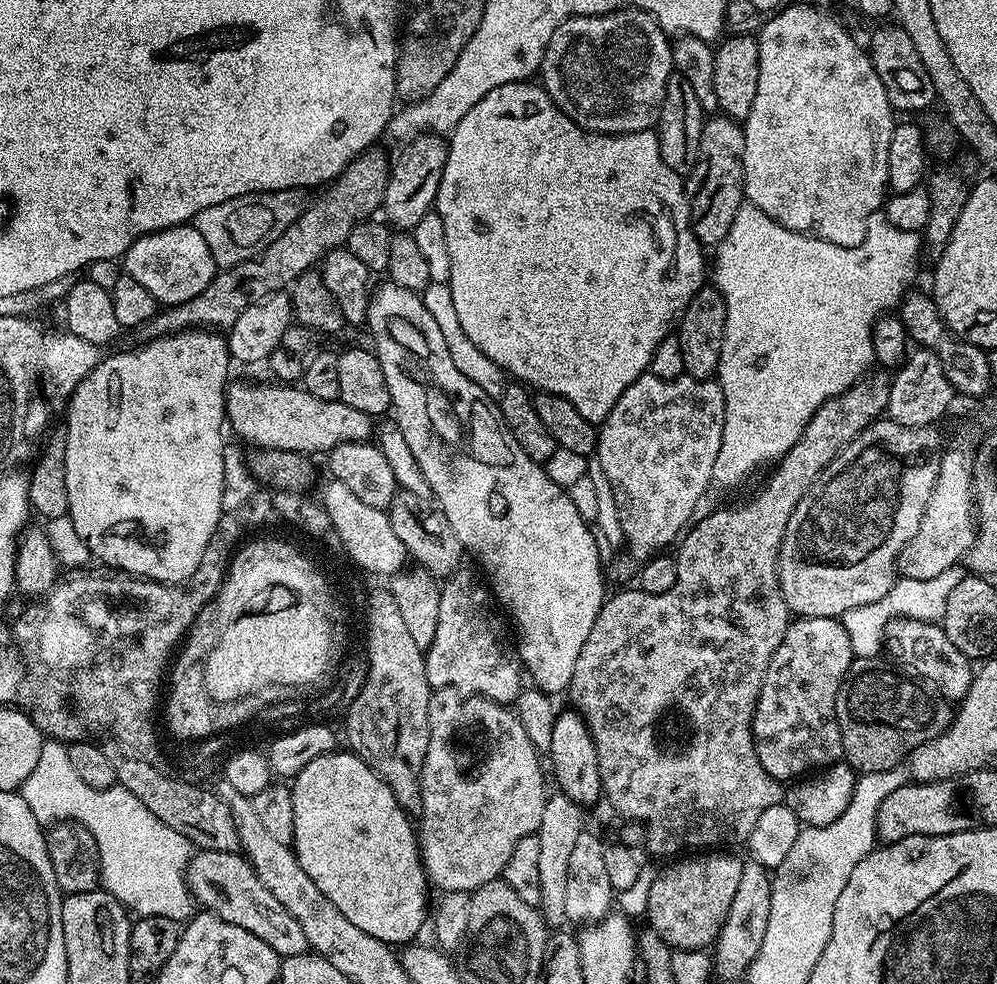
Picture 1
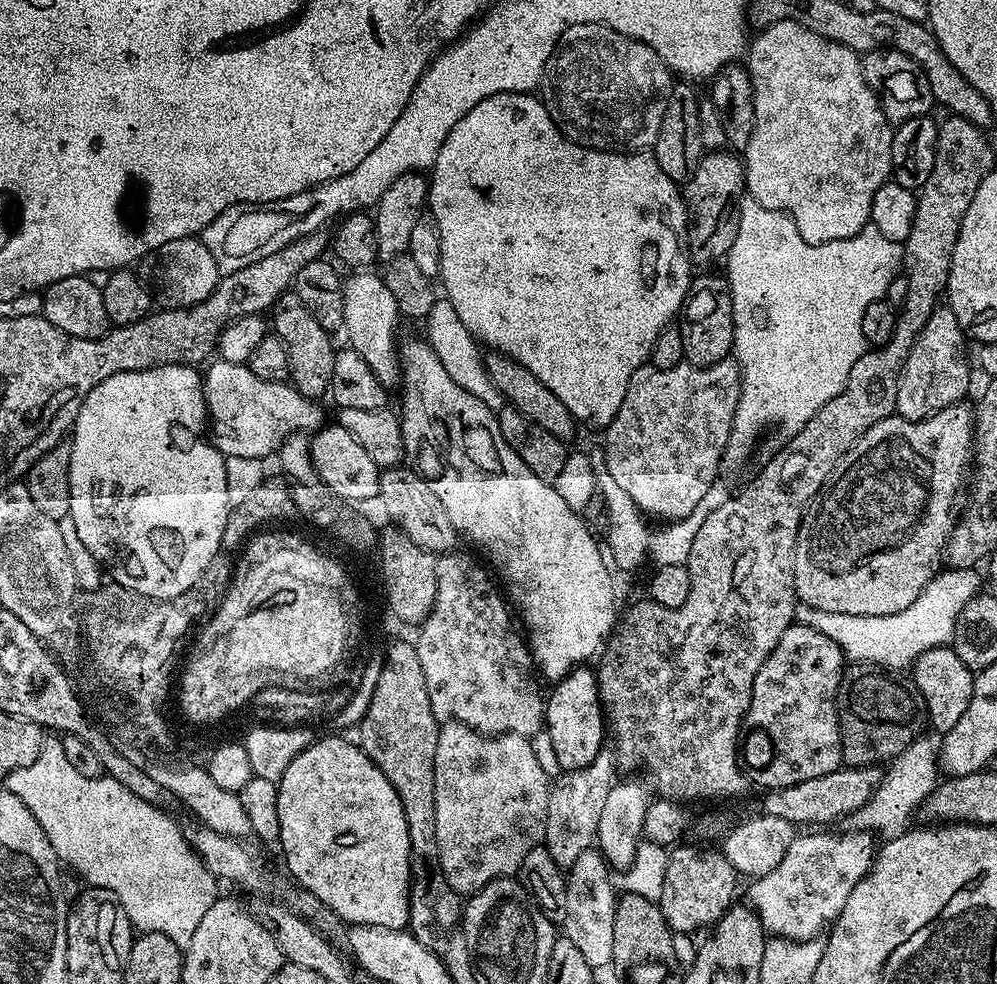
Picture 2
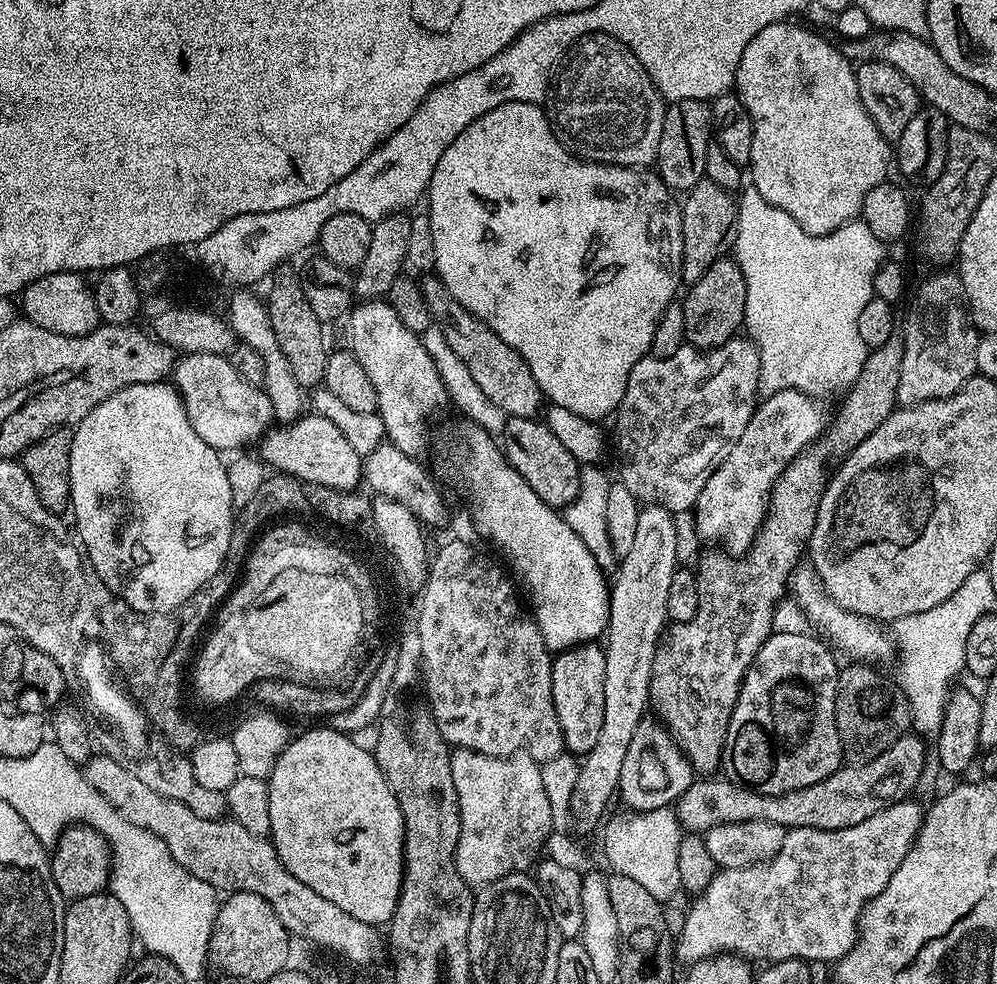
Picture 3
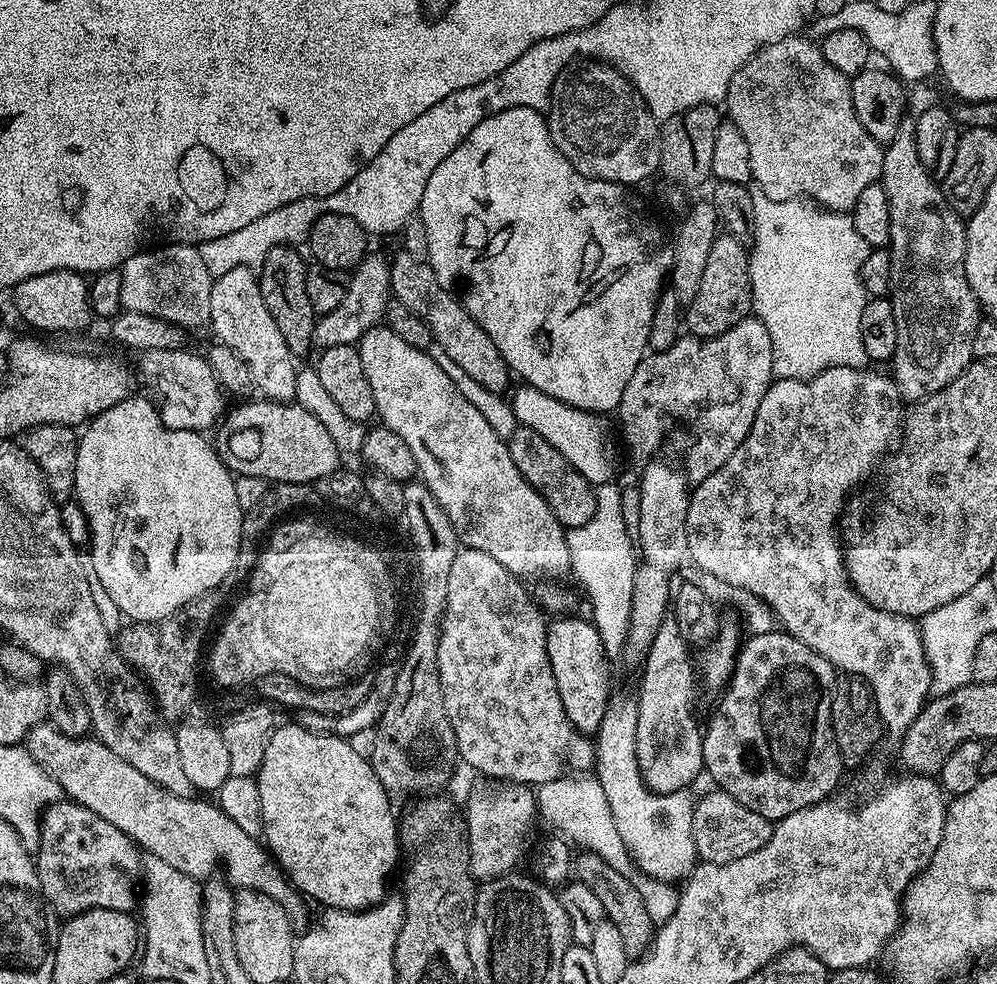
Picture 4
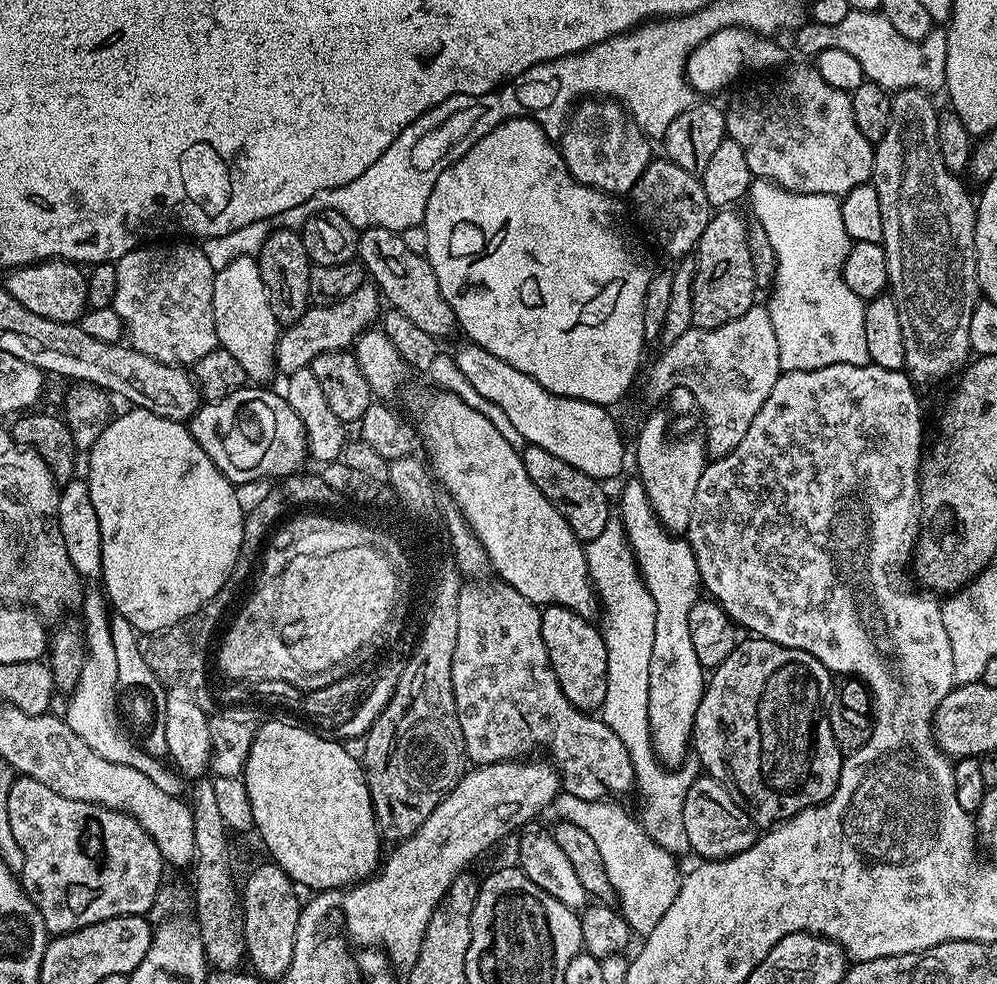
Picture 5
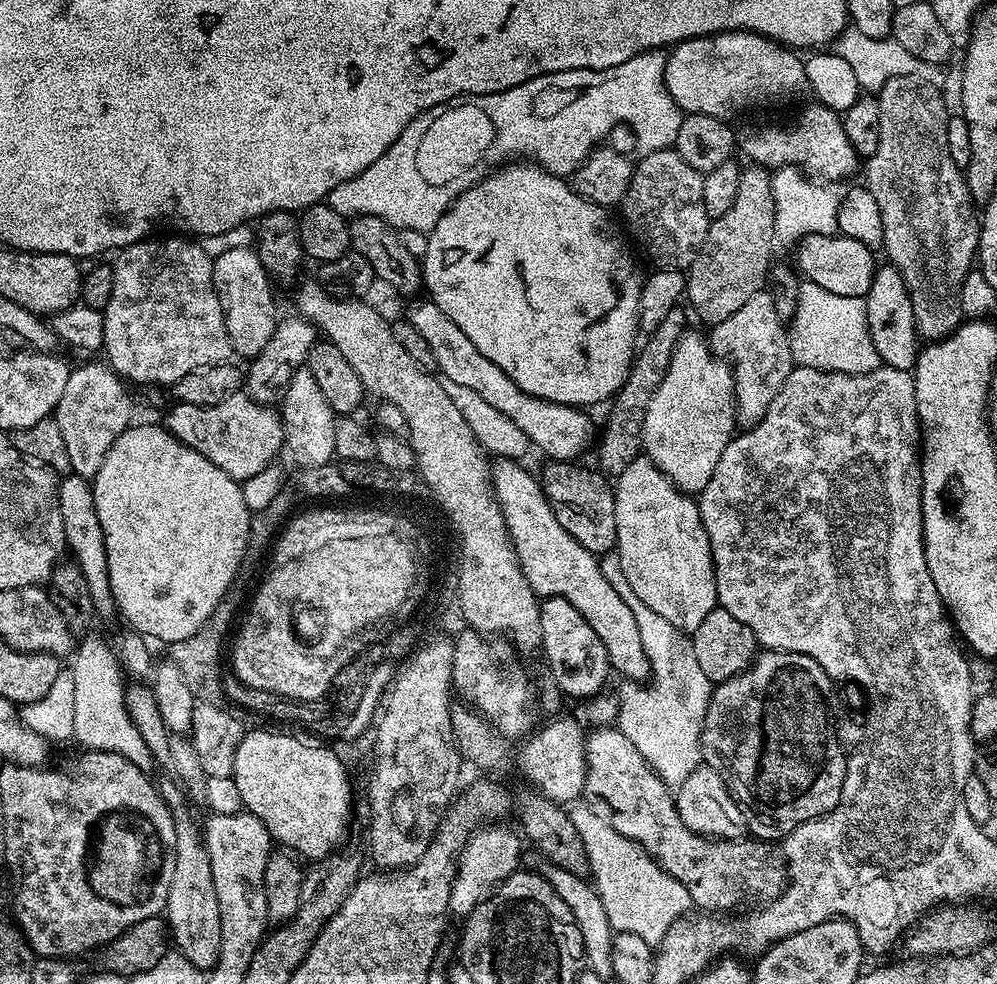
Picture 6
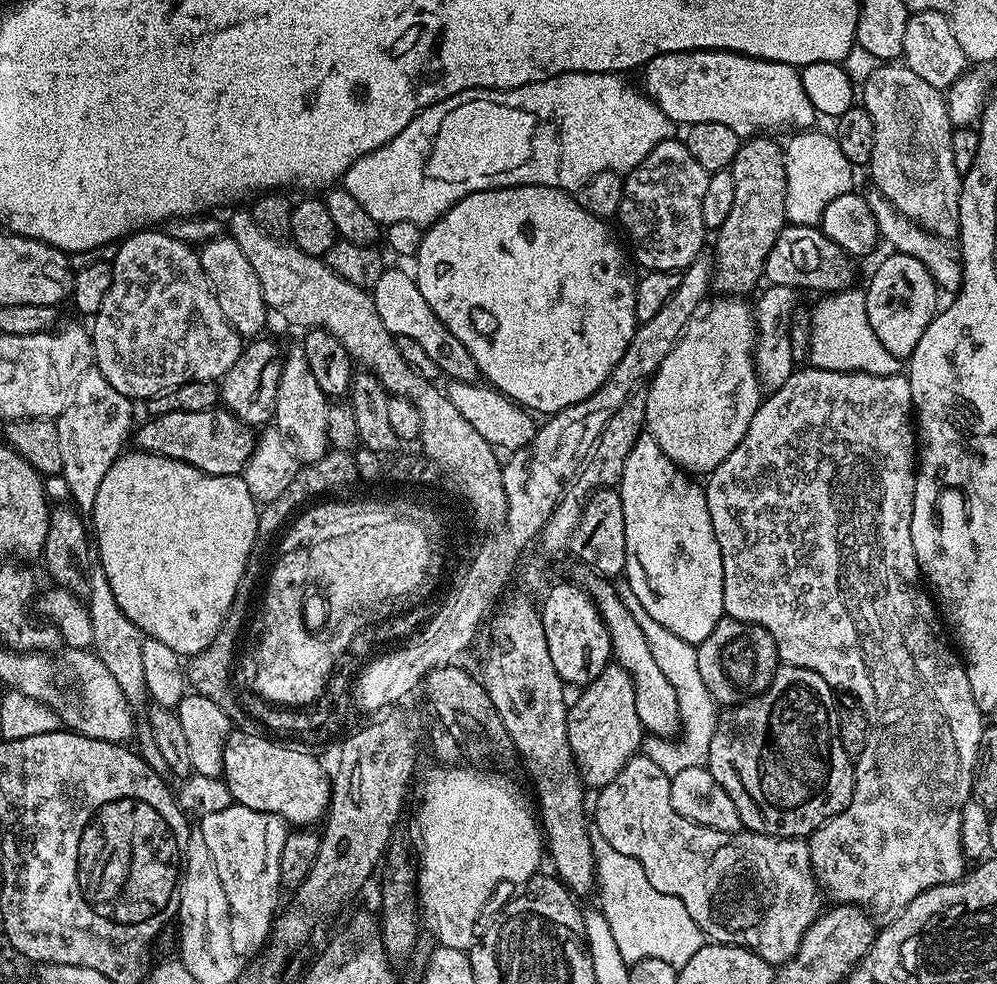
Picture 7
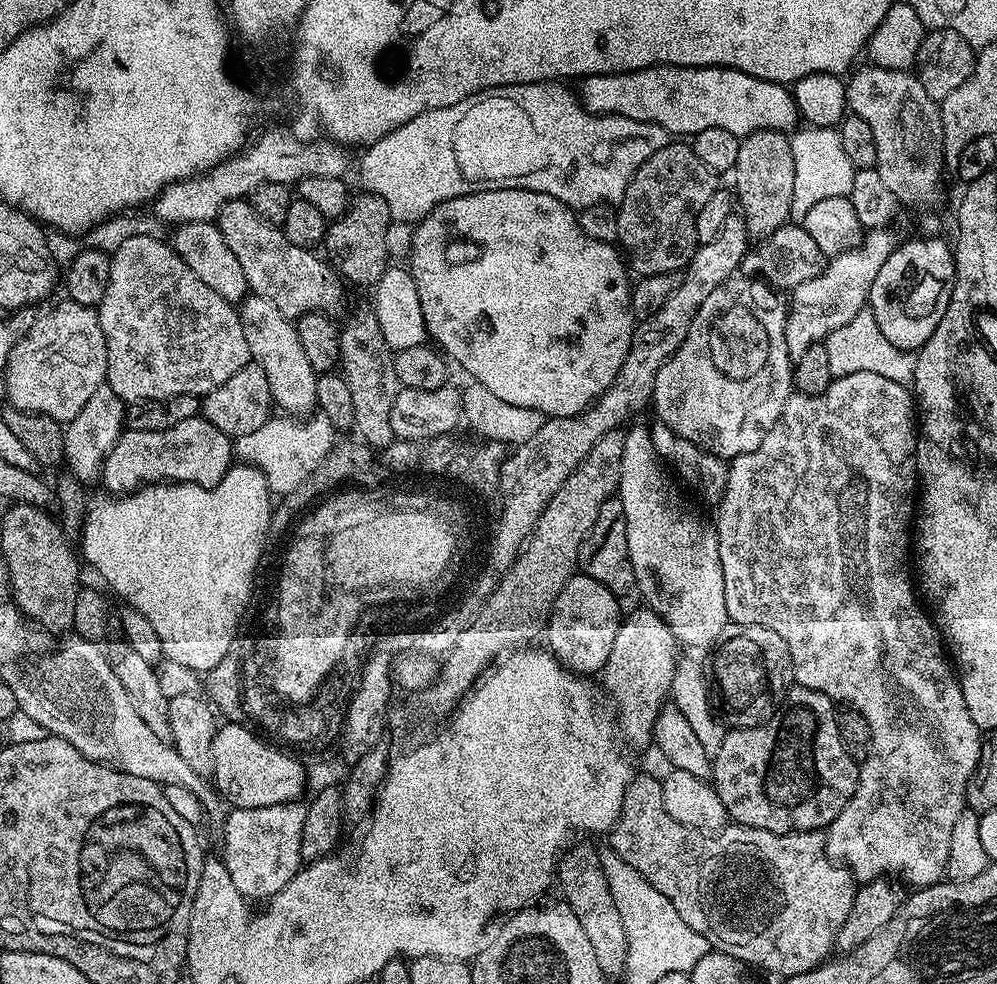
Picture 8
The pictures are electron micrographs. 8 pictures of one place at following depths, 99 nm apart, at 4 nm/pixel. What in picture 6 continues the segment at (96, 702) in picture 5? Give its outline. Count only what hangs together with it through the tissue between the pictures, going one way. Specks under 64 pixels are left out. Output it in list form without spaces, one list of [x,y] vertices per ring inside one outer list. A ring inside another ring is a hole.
[[[94,632],[87,633],[77,645],[70,667],[74,672],[75,717],[73,739],[76,742],[79,741],[82,744],[80,746],[87,751],[116,753],[126,758],[128,762],[132,762],[134,766],[138,766],[139,769],[147,772],[151,771],[154,766],[151,752],[148,750],[143,738],[139,736],[139,732],[131,721],[125,706],[126,680],[115,649],[109,643],[107,645]]]

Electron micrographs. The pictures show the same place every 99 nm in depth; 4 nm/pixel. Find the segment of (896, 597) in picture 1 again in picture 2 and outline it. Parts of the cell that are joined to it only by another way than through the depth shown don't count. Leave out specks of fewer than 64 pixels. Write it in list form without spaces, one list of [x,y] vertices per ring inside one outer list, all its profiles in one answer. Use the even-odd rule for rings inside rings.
[[[954,568],[937,571],[922,594],[910,602],[904,610],[885,616],[855,616],[834,614],[826,610],[800,604],[796,609],[795,623],[805,624],[818,634],[826,634],[830,642],[837,644],[845,657],[852,662],[863,662],[880,670],[911,669],[926,650],[947,645],[954,634],[954,626],[962,606],[981,591],[979,571],[976,568]]]

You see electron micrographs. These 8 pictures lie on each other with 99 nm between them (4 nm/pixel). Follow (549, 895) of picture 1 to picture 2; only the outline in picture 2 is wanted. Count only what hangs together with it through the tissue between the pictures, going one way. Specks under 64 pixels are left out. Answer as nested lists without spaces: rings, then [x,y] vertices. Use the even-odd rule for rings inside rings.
[[[602,750],[590,766],[561,771],[551,781],[546,806],[546,826],[543,847],[550,850],[550,858],[558,866],[568,870],[583,851],[596,844],[598,818],[602,815],[602,805],[610,795],[613,784],[617,783],[618,761],[611,751]]]

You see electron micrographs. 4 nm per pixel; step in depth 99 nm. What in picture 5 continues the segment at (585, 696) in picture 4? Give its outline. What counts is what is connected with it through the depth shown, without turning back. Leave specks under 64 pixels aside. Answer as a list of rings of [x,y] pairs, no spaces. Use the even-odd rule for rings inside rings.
[[[549,604],[541,611],[542,642],[546,642],[546,654],[550,658],[550,666],[558,678],[558,686],[562,686],[562,694],[575,708],[589,714],[595,713],[604,705],[606,698],[606,674],[608,673],[608,645],[599,627],[595,628],[592,620],[582,618],[573,608],[563,608],[557,604]]]

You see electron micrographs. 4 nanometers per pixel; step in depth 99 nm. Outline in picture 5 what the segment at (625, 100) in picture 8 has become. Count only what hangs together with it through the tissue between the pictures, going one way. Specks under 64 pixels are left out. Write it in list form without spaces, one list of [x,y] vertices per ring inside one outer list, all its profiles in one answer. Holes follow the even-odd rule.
[[[723,28],[702,42],[688,59],[688,84],[697,94],[720,92],[732,84],[743,72],[764,72],[767,68],[779,69],[785,63],[784,52],[775,39],[750,32],[746,28]]]

